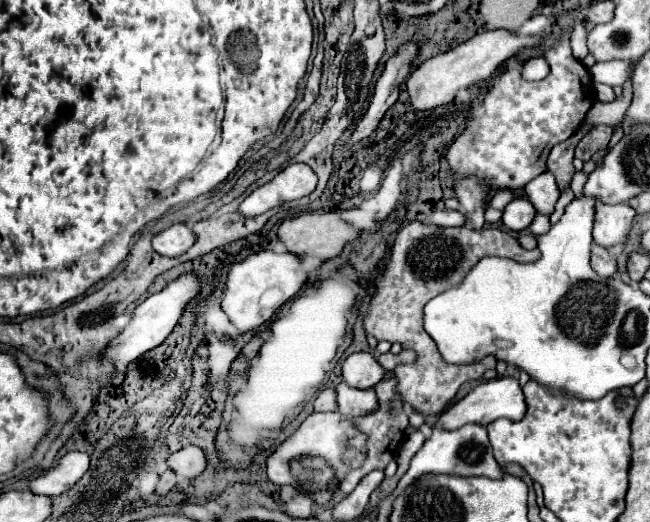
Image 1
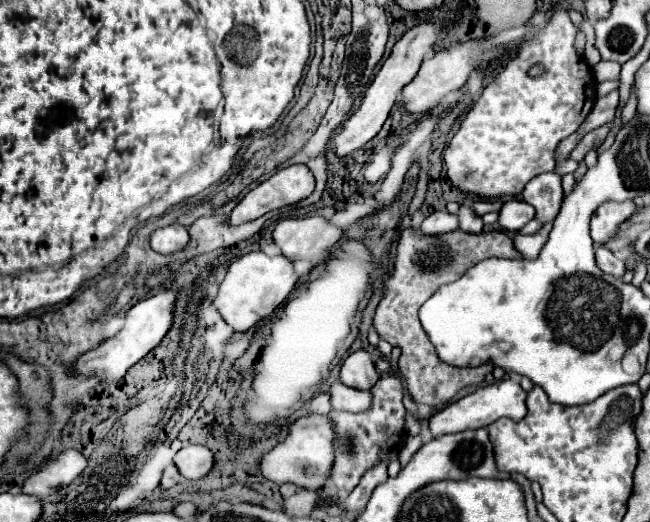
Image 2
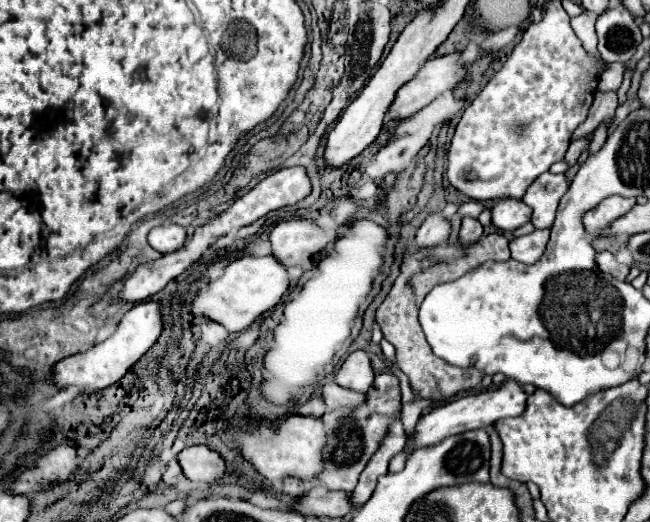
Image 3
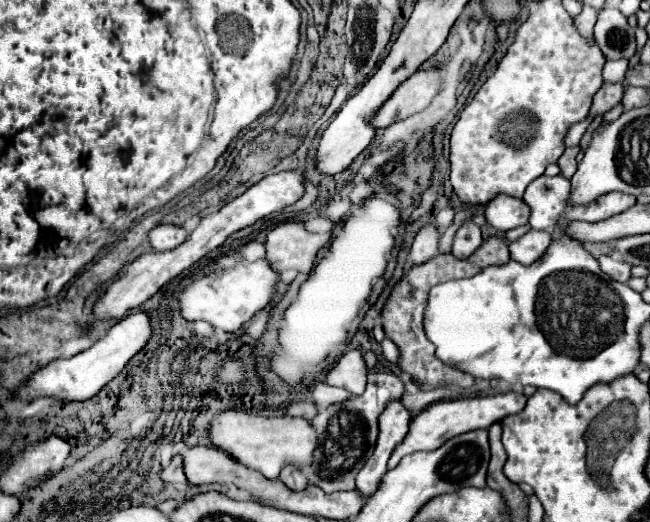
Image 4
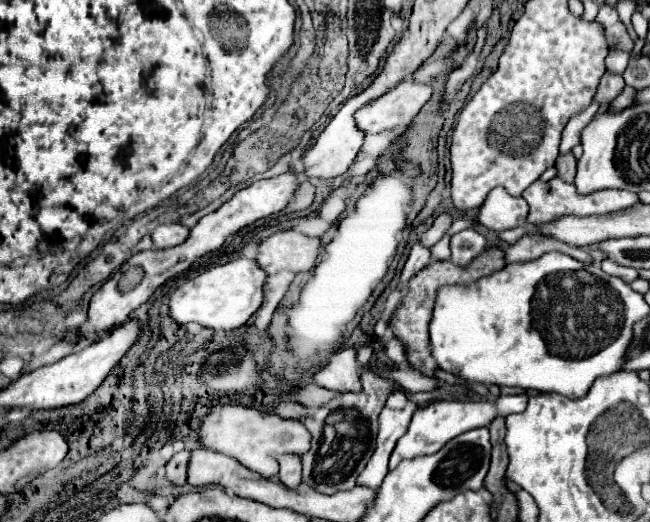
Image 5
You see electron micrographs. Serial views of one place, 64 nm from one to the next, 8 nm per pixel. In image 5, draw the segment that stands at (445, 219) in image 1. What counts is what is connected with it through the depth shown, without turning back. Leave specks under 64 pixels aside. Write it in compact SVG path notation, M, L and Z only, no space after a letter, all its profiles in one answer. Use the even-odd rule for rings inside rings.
M416 242L416 244L412 246L410 256L408 256L408 262L406 262L404 270L402 270L402 276L400 276L400 284L398 284L398 288L402 288L402 286L404 286L404 284L416 274L416 270L424 268L430 260L432 260L432 256L430 256L430 248L426 248L426 246L422 246L420 242Z

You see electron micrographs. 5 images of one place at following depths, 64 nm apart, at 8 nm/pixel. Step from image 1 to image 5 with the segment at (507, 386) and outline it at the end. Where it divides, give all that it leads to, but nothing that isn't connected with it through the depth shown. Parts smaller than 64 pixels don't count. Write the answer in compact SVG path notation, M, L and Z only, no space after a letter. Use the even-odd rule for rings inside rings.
M526 394L500 395L495 402L486 399L474 401L471 399L466 399L466 401L450 399L430 402L428 406L418 408L414 412L408 432L398 440L398 444L396 444L396 448L394 448L394 452L390 456L390 470L394 470L398 466L398 462L404 460L404 458L416 458L416 456L424 456L424 454L434 454L448 440L452 440L452 438L456 438L456 436L460 436L460 434L464 434L464 432L468 432L472 428L488 426L498 416L524 412L526 402L528 402Z

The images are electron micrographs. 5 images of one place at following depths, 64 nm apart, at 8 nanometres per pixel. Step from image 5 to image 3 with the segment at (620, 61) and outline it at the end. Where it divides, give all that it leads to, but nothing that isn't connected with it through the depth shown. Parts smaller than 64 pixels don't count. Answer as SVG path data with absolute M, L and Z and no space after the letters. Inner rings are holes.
M612 64L612 66L610 66L610 68L600 76L598 90L600 90L600 92L618 90L618 88L620 88L620 84L622 84L622 74L624 74L622 64Z

